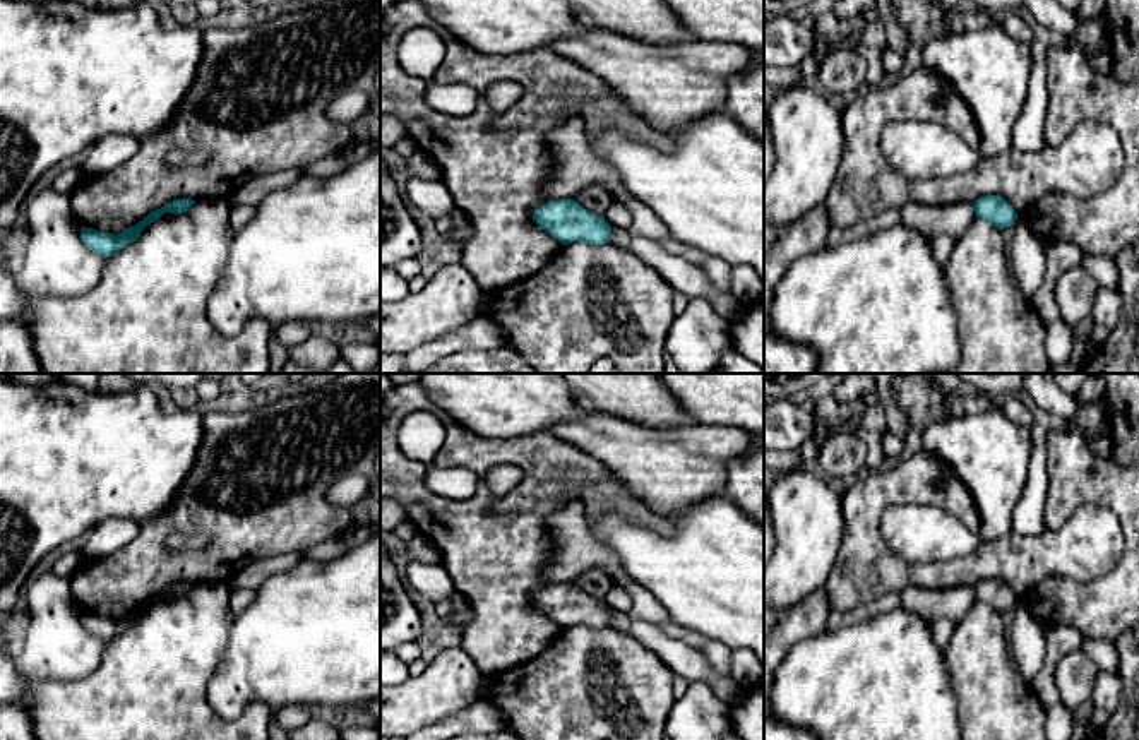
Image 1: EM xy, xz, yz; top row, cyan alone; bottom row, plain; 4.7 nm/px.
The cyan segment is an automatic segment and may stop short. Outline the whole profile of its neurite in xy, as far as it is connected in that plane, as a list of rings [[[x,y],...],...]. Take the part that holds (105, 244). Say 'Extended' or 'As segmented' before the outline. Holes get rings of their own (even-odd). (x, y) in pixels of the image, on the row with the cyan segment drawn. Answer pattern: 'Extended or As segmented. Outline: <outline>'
As segmented. Outline: [[[178,199],[170,202],[168,206],[151,211],[142,221],[139,221],[135,226],[125,228],[122,233],[103,233],[92,228],[81,228],[81,240],[82,243],[104,257],[115,255],[118,250],[125,248],[130,242],[137,240],[146,226],[158,221],[164,212],[182,214],[187,212],[195,200],[192,199]]]

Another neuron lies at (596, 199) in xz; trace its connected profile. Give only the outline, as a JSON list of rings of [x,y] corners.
[[[589,185],[589,187],[582,188],[574,197],[574,200],[579,206],[582,206],[584,209],[587,209],[601,218],[606,214],[610,206],[615,202],[613,195],[599,185]]]

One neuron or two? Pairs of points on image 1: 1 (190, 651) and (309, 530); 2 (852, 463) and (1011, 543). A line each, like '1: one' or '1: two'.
1: two
2: two

